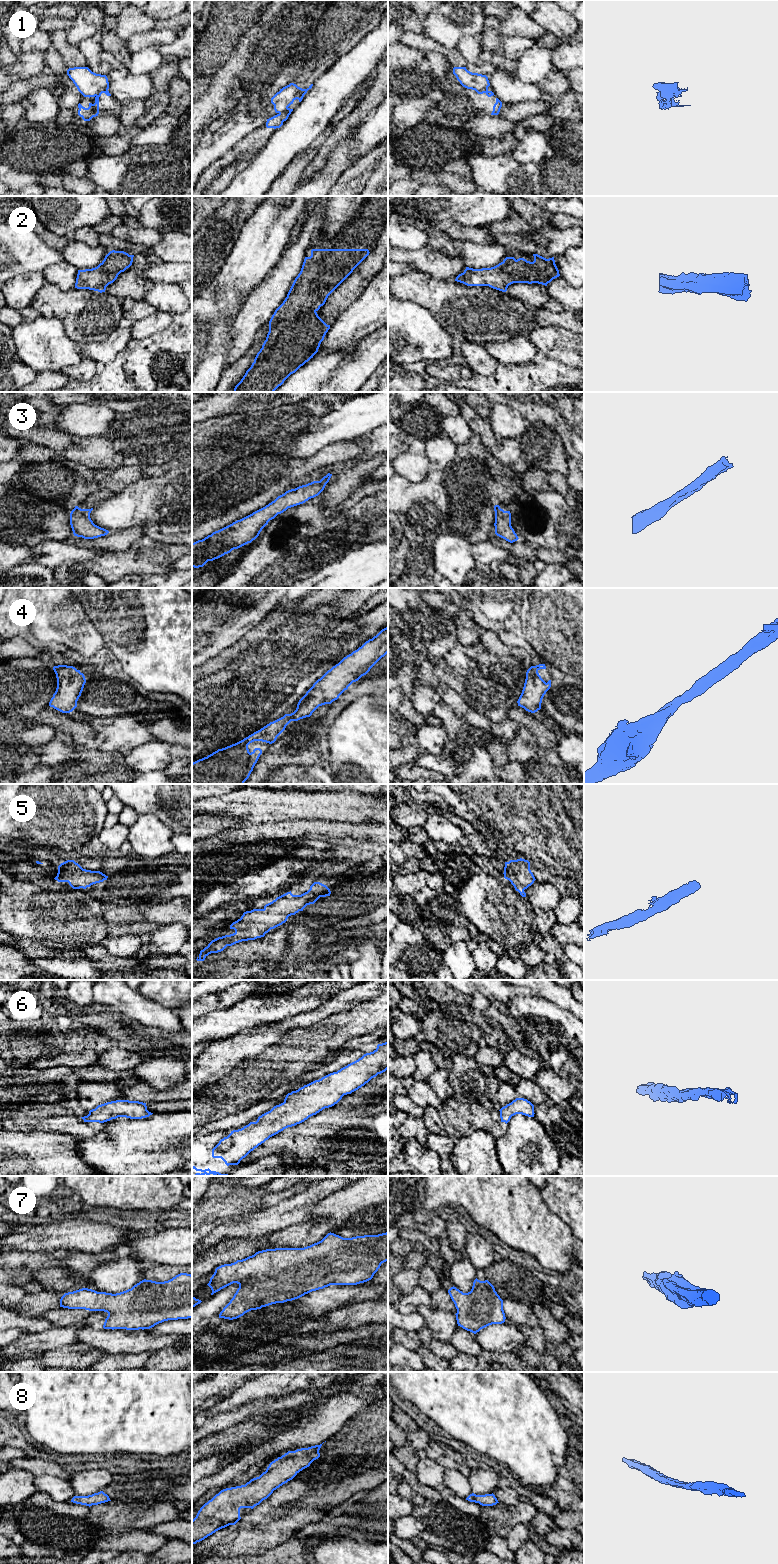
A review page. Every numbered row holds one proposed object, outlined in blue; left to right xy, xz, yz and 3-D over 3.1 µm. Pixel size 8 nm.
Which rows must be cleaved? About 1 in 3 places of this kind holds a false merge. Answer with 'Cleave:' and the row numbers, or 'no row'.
Cleave: 1

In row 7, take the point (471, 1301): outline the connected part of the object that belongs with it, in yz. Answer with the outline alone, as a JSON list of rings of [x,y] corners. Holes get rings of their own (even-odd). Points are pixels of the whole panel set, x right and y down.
[[[476,1278],[468,1293],[454,1286],[448,1293],[457,1309],[457,1324],[463,1329],[476,1334],[489,1325],[505,1322],[503,1300],[488,1280],[480,1281]]]

